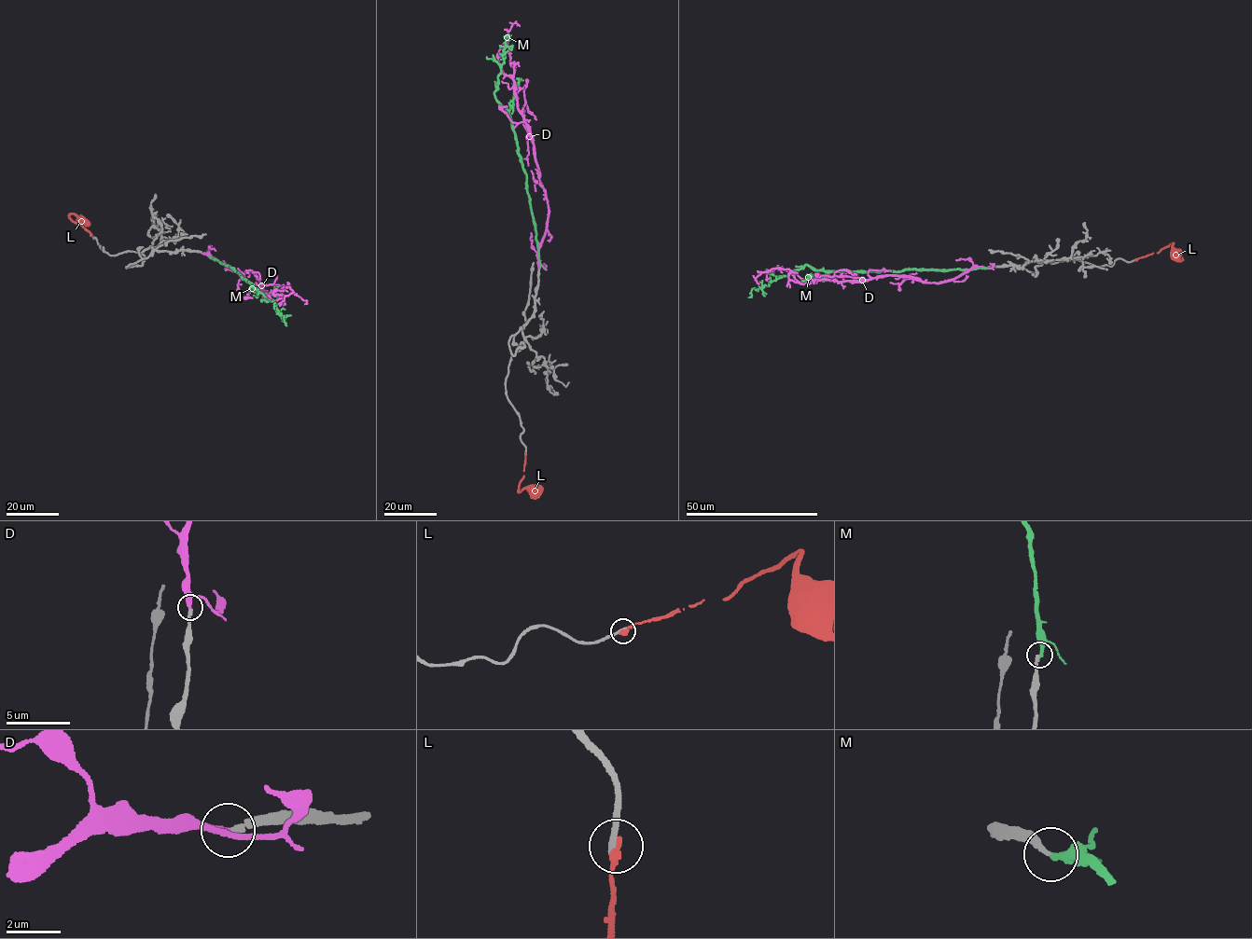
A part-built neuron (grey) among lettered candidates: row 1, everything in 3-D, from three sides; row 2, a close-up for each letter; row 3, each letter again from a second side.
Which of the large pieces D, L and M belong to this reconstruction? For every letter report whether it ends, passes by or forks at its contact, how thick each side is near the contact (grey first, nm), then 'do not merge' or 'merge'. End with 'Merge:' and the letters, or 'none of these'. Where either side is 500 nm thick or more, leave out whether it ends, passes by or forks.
D: it passes by; 200 nm thick on the grey side, 180 nm on the other; merge
L: it ends there; 240 nm thick on the grey side, 280 nm on the other; do not merge
M: it ends there; 180 nm thick on the grey side, 280 nm on the other; do not merge
Merge: D

